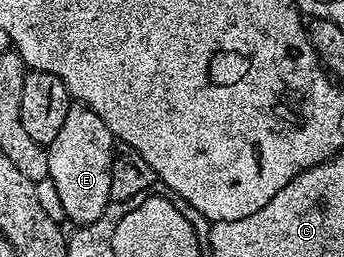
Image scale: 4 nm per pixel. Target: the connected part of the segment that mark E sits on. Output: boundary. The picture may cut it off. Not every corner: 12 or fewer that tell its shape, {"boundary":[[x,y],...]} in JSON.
{"boundary":[[72,104],[46,147],[65,219],[93,224],[111,203],[117,140]]}

